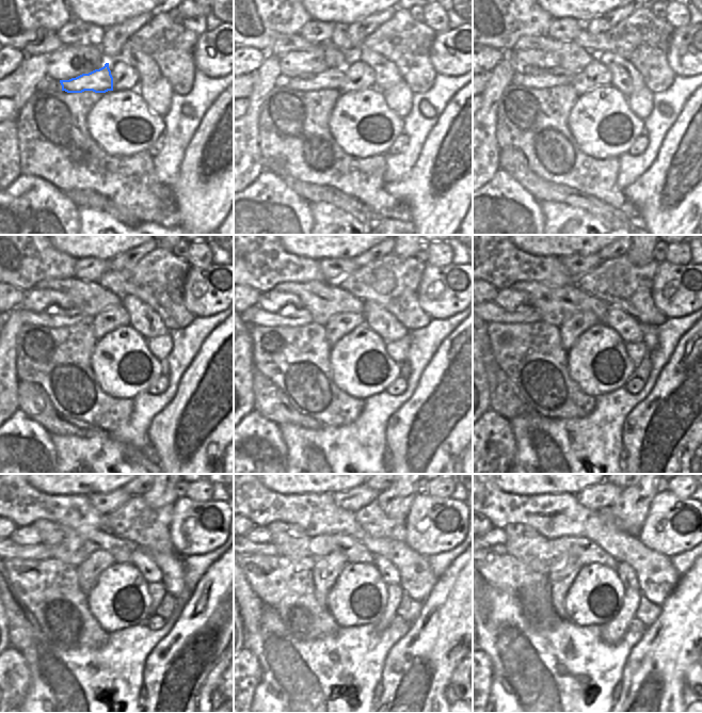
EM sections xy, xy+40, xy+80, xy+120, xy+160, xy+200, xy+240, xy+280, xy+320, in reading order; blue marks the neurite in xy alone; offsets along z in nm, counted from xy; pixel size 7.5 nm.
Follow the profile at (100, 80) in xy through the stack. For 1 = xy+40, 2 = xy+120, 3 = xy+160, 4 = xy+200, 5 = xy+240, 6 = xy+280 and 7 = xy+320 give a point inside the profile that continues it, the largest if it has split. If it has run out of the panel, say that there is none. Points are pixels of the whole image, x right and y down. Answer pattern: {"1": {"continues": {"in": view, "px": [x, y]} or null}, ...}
{"1": {"continues": {"in": "xy+40", "px": [332, 78]}}, "2": {"continues": {"in": "xy+120", "px": [62, 318]}}, "3": {"continues": {"in": "xy+160", "px": [255, 316]}}, "4": {"continues": {"in": "xy+200", "px": [494, 314]}}, "5": {"continues": {"in": "xy+240", "px": [38, 552]}}, "6": {"continues": {"in": "xy+280", "px": [260, 549]}}, "7": {"continues": {"in": "xy+320", "px": [500, 550]}}}

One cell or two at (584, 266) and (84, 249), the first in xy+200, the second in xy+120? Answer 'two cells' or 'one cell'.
two cells

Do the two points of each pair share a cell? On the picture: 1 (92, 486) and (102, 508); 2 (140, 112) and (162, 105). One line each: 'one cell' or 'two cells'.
1: two cells
2: two cells

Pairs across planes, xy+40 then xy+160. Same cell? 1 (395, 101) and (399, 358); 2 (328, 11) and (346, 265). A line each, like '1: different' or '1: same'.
1: same
2: different

